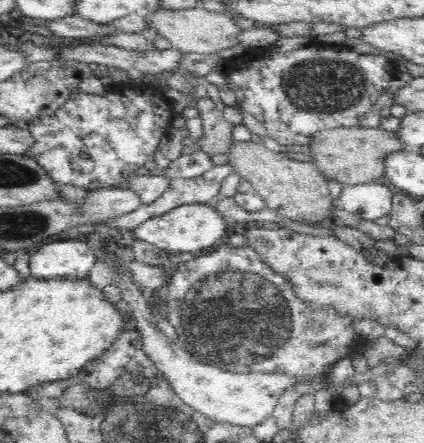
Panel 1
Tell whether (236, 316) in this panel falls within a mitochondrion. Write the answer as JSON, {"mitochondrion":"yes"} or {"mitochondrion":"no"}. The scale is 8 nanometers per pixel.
{"mitochondrion":"yes"}

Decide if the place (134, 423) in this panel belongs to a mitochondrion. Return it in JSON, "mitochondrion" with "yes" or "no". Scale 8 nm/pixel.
{"mitochondrion":"yes"}

